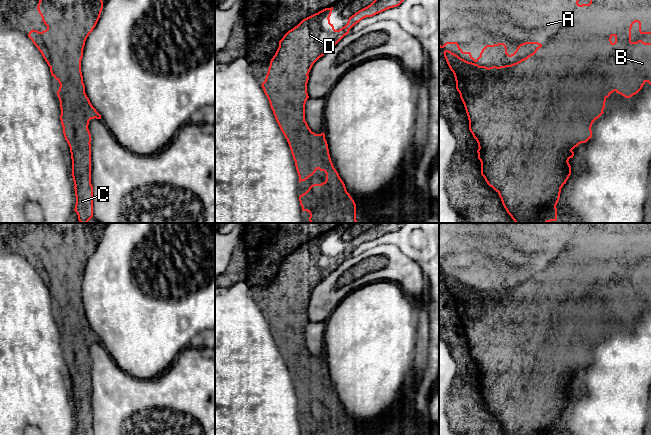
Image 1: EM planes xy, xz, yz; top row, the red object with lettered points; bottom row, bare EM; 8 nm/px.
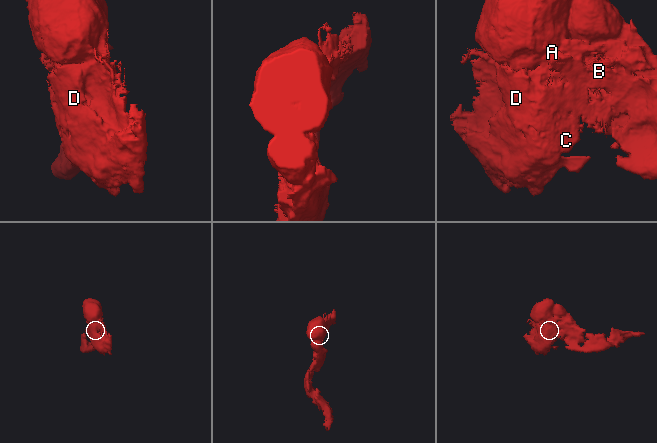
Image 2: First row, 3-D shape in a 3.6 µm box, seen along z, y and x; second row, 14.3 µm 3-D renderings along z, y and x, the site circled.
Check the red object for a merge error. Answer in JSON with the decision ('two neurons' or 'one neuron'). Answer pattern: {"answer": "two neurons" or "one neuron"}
{"answer": "one neuron"}

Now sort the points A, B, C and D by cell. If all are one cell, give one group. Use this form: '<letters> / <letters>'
A B C D

